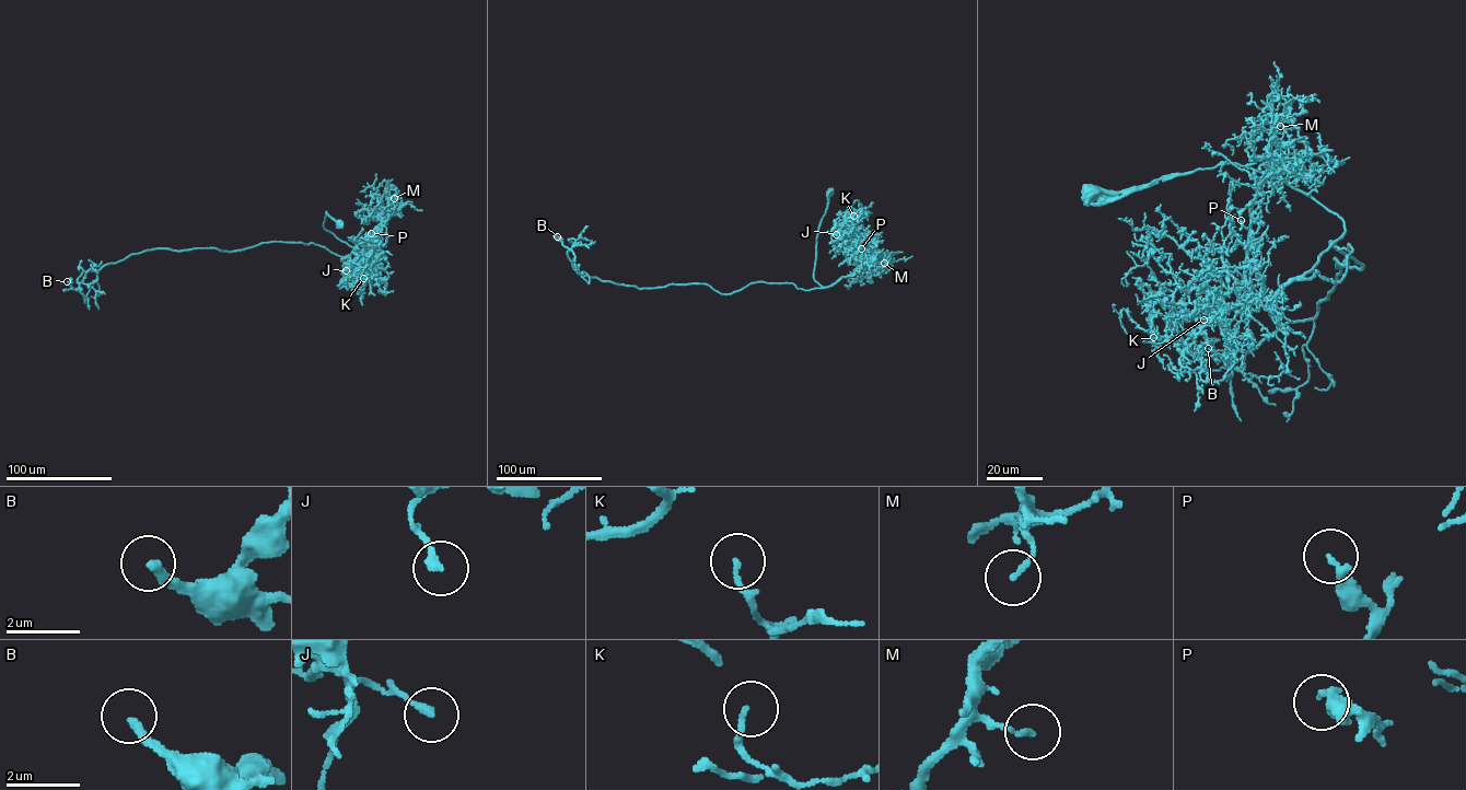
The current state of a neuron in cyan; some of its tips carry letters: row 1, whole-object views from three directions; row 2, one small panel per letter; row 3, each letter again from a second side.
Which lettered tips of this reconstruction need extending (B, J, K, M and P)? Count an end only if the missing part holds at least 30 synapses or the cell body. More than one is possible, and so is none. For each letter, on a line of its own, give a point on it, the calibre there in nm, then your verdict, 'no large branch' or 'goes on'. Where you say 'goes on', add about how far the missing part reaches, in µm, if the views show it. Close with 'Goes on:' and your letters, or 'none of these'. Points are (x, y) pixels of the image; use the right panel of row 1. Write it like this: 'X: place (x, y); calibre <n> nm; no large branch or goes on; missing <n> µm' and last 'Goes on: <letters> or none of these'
B: place (1208, 348); calibre 260 nm; goes on; missing 15 µm
J: place (1203, 320); calibre 220 nm; no large branch
K: place (1153, 337); calibre 130 nm; no large branch
M: place (1280, 126); calibre 130 nm; no large branch
P: place (1241, 220); calibre 240 nm; no large branch
Goes on: B

